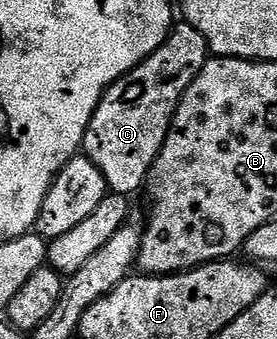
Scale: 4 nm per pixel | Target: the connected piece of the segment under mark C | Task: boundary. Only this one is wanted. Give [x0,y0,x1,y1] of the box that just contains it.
[83,24,211,196]

